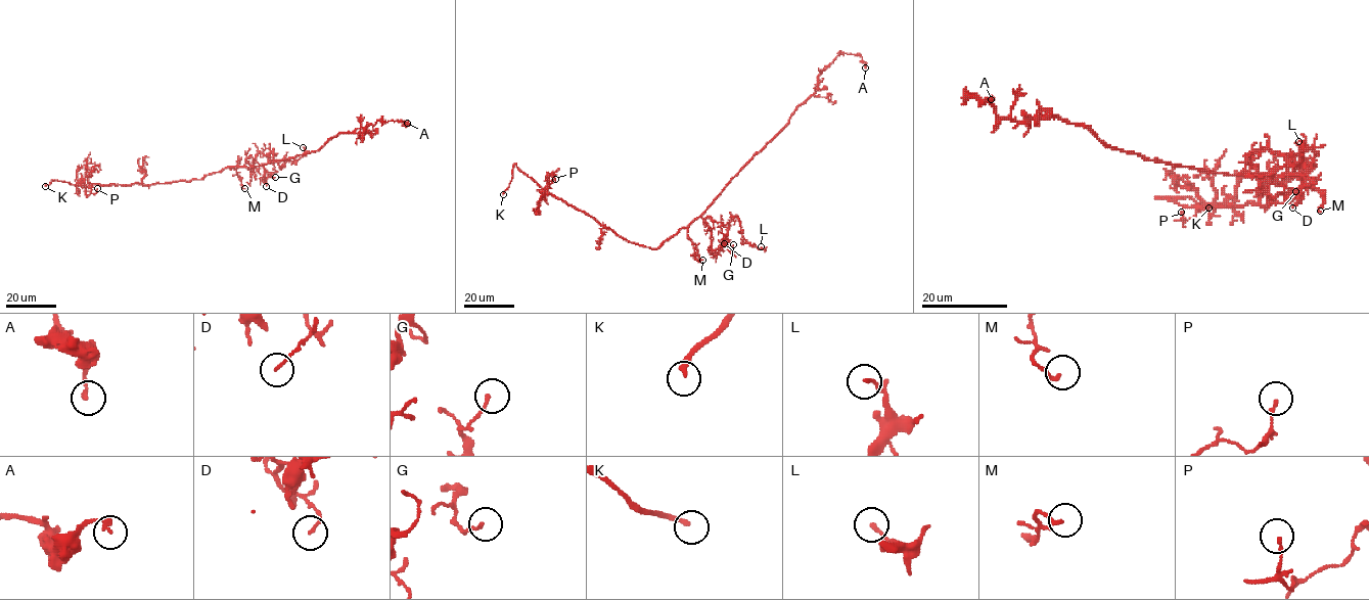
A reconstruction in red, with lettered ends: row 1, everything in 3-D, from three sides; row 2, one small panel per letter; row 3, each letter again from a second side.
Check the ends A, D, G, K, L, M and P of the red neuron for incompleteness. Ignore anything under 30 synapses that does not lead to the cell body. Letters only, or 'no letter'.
K

